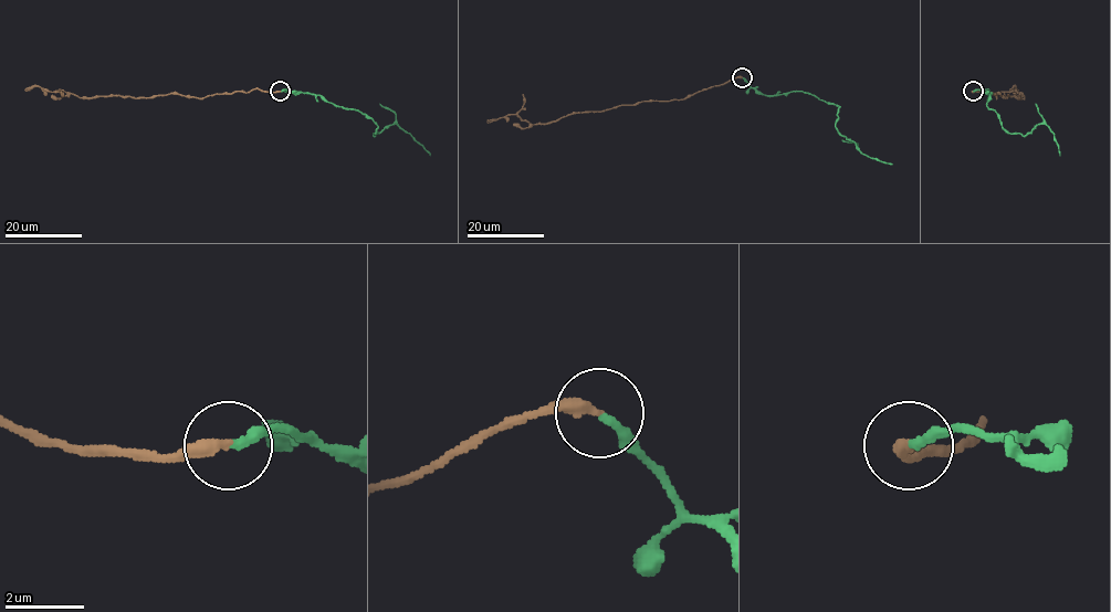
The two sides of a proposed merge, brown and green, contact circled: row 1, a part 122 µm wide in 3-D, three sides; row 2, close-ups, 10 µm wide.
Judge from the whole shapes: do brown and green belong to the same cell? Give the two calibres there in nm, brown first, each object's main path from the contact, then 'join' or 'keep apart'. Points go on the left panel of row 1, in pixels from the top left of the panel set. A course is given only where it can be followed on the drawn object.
320 nm thick on the brown side, 240 nm on the other; brown runs (280, 92), (254, 88), (196, 98), (176, 93), (139, 98), (80, 97), (40, 86), (24, 91); green runs (280, 92), (318, 94), (328, 102), (355, 108), (370, 118), (377, 128), (374, 136), (397, 124), (430, 155); join

